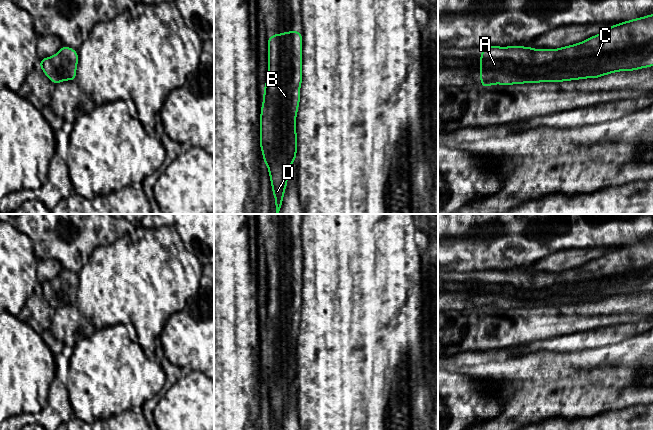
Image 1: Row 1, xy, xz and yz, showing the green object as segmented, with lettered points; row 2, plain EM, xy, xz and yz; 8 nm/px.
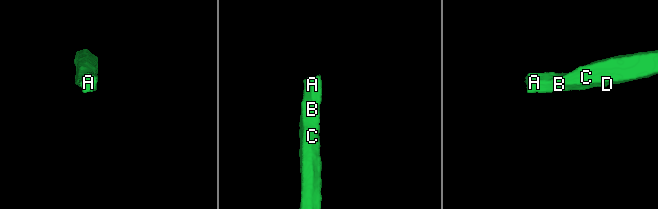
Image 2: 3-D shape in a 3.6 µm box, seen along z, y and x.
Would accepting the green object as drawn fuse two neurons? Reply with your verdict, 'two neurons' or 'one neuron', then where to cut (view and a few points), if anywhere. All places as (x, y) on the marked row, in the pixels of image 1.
one neuron | no cut

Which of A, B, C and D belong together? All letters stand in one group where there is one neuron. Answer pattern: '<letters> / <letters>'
A B C D

